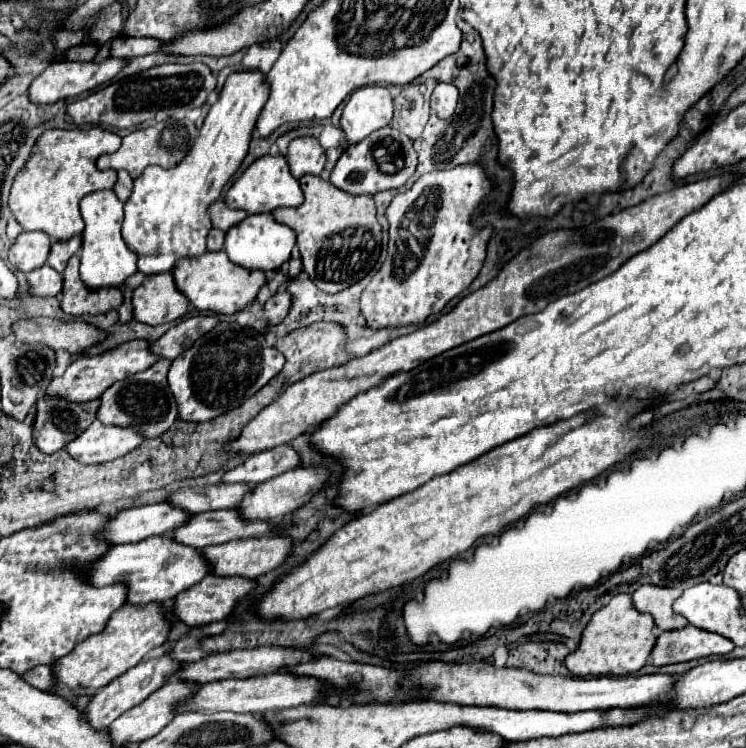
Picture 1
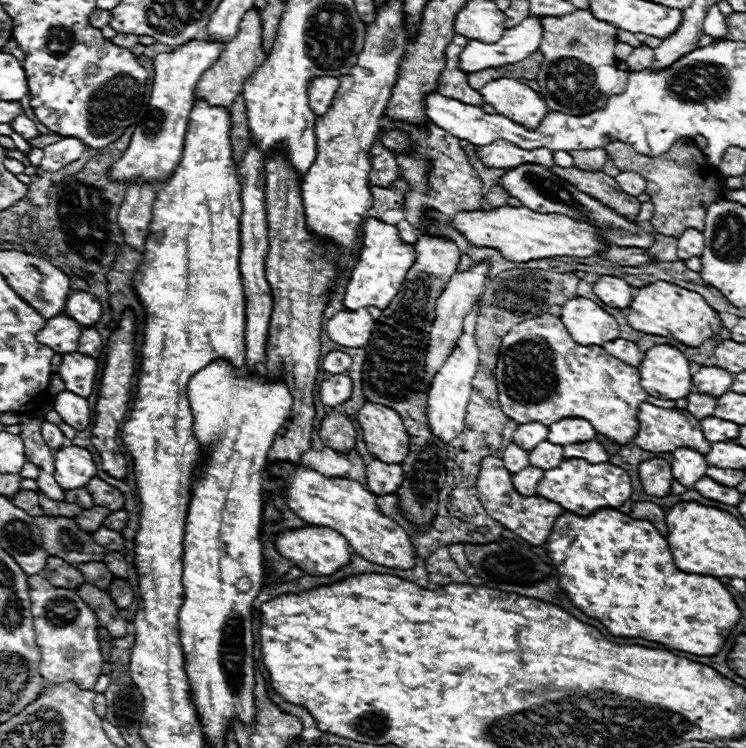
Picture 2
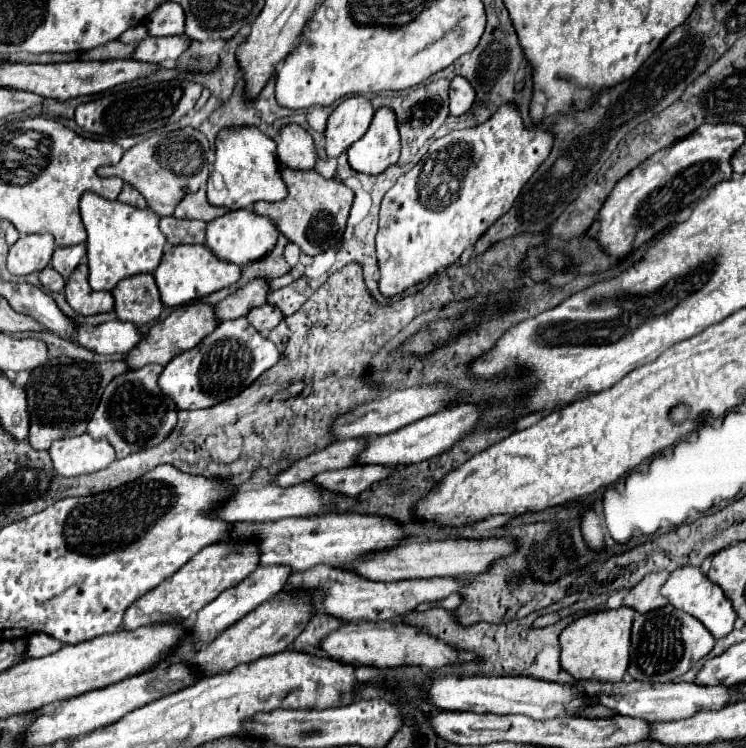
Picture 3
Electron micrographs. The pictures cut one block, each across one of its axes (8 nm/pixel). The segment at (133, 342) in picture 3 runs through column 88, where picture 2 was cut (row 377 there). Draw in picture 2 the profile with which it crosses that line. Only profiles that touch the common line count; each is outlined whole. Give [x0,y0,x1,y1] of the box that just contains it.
[320,374,352,406]

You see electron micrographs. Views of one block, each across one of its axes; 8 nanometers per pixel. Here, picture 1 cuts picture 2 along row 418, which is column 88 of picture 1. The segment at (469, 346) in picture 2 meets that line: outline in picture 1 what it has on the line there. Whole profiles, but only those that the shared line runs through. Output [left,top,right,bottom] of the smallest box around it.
[66,420,144,464]

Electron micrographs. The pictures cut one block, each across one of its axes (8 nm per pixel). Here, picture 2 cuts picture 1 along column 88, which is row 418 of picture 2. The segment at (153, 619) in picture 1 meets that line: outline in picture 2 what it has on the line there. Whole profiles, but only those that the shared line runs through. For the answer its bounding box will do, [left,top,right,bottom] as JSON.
[632,402,710,454]

